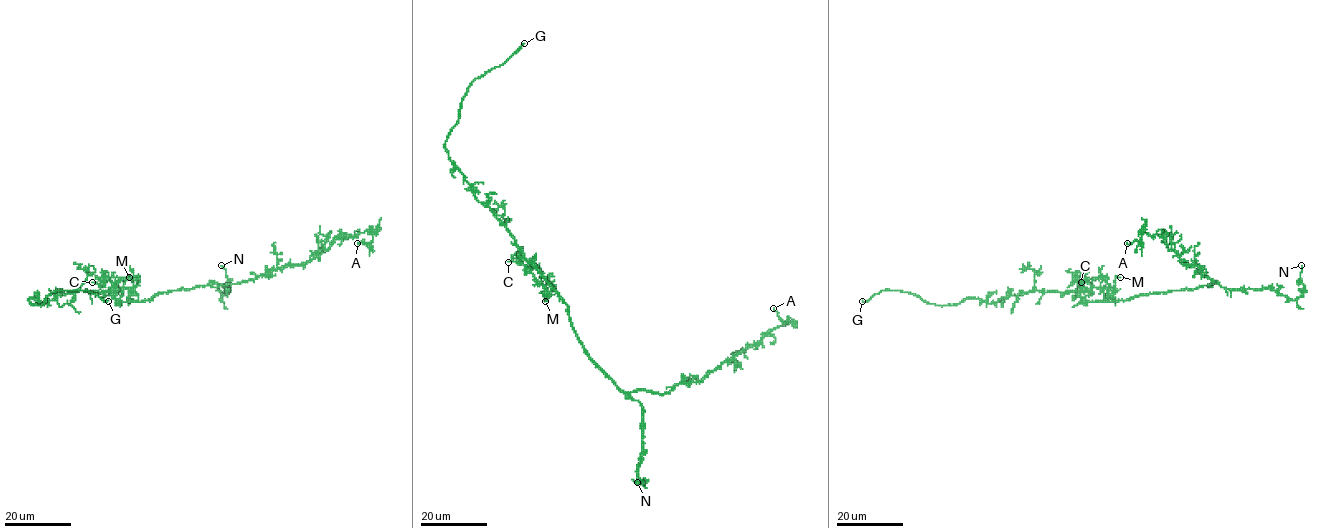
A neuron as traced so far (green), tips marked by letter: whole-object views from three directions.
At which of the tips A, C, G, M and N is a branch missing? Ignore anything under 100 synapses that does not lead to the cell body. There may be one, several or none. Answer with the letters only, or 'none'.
G

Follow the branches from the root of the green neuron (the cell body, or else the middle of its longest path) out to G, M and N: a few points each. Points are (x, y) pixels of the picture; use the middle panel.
G: (564, 301), (524, 258), (506, 226), (477, 199), (445, 147), (468, 87), (502, 65), (524, 43)
M: (564, 301), (528, 261), (527, 272), (549, 293), (545, 301)
N: (564, 301), (572, 328), (584, 352), (642, 407), (642, 453), (637, 481), (644, 484), (637, 482)

